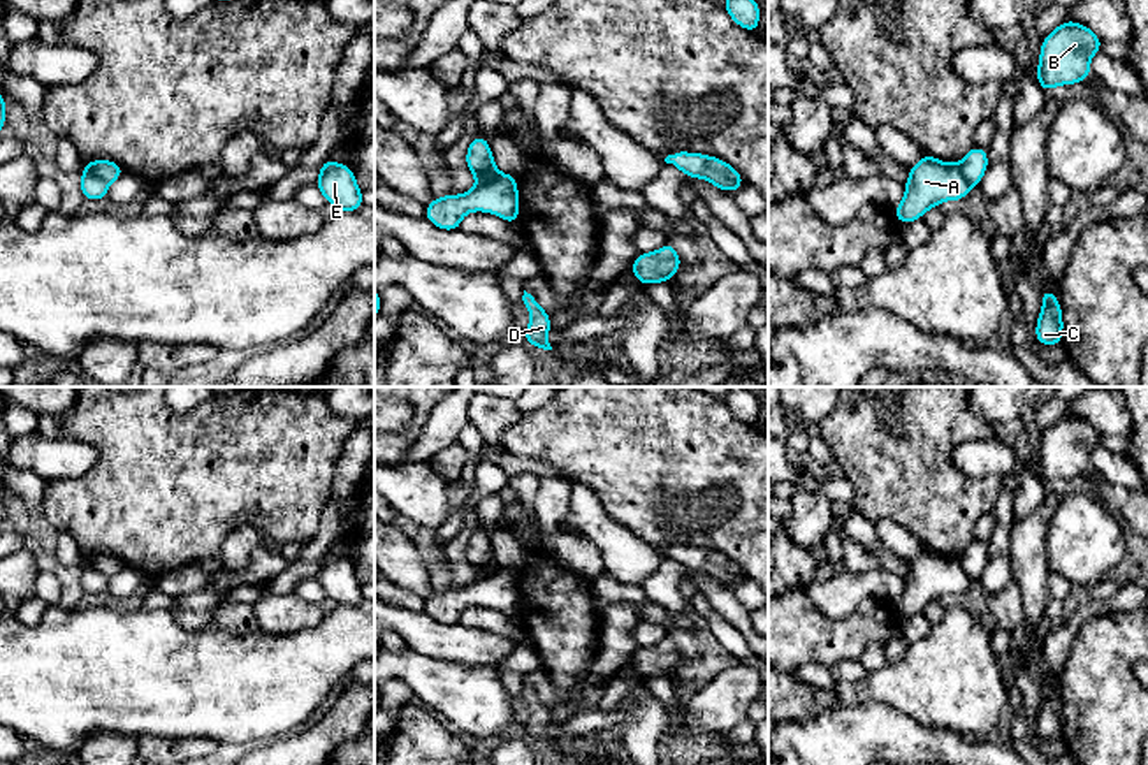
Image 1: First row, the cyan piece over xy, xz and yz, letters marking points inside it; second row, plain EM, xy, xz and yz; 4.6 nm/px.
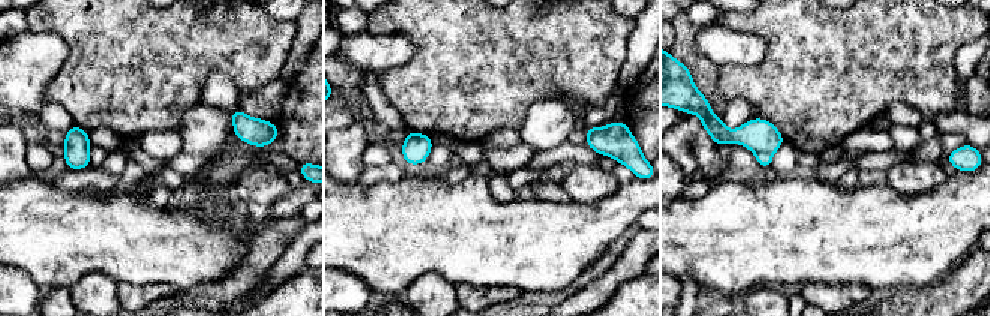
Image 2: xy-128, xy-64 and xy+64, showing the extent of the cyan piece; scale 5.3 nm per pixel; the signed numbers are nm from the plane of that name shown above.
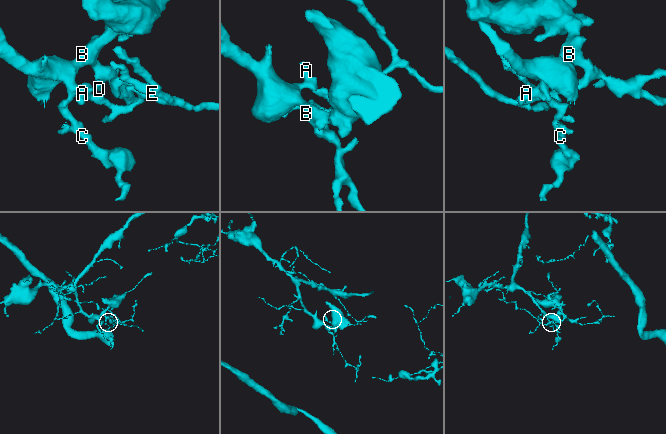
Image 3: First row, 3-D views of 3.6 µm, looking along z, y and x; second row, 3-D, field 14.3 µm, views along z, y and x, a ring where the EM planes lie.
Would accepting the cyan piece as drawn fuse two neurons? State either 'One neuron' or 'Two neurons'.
Two neurons

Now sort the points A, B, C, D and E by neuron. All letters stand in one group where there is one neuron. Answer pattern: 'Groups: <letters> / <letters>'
Groups: A E / B C D

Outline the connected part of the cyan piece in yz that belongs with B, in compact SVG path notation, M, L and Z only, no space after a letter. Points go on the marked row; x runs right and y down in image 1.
M1065 19L1043 39L1035 70L1039 86L1048 93L1085 81L1092 74L1090 58L1101 47L1102 40L1088 26Z

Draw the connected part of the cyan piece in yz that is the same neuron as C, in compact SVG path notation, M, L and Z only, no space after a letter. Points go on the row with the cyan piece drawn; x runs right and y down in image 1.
M1039 290L1043 297L1043 310L1035 325L1035 339L1044 346L1053 346L1062 343L1062 308L1055 292Z

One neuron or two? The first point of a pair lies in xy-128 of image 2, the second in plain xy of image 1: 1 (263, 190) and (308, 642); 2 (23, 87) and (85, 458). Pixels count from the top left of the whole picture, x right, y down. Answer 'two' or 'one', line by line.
1: two
2: one

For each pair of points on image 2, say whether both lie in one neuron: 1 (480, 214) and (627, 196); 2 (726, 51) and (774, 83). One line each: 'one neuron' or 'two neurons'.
1: one neuron
2: two neurons

